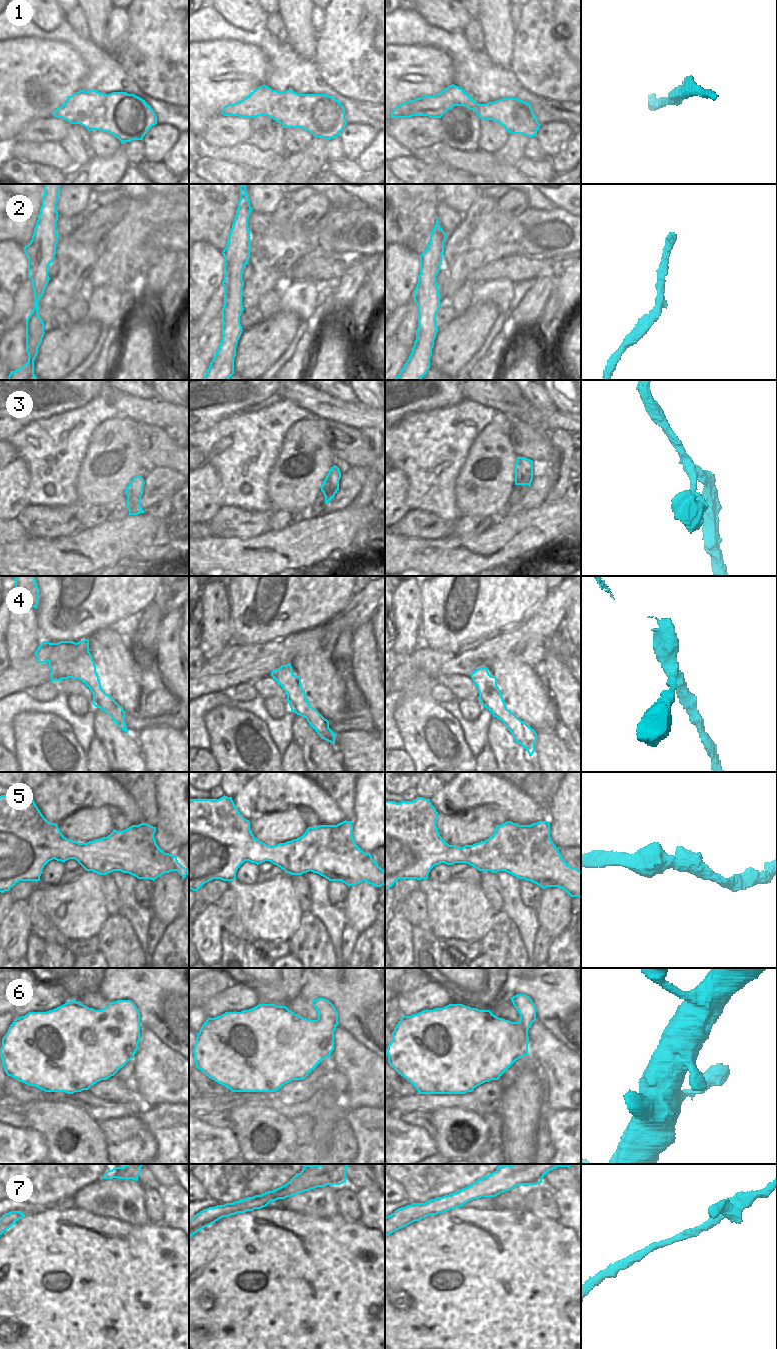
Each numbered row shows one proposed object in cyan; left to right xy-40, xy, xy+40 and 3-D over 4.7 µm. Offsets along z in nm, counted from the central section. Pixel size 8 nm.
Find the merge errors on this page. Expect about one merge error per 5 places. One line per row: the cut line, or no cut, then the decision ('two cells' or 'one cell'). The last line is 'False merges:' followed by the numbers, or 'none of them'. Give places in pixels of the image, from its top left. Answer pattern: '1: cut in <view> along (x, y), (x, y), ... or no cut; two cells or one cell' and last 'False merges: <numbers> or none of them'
1: no cut; one cell
2: no cut; one cell
3: no cut; one cell
4: no cut; one cell
5: no cut; one cell
6: no cut; one cell
7: no cut; one cell
False merges: none of them

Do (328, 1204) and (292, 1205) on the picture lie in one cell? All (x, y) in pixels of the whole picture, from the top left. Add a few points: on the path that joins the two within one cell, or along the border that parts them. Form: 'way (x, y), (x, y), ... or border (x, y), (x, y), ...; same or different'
way (319, 1204), (301, 1205); same

